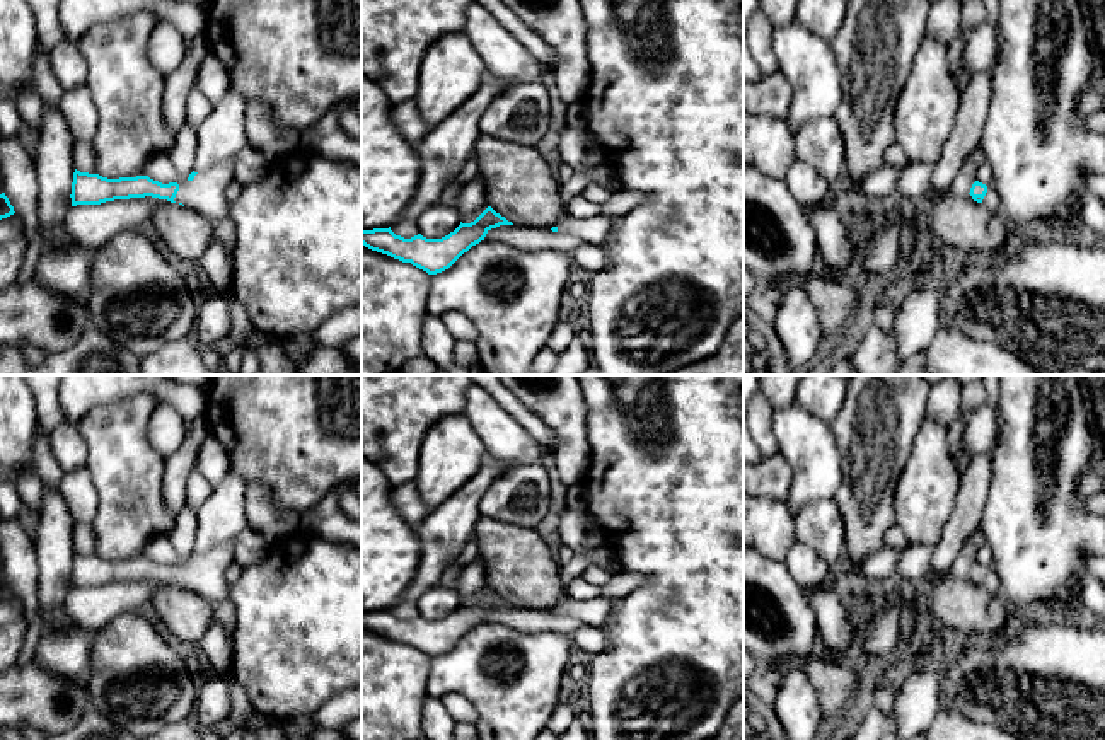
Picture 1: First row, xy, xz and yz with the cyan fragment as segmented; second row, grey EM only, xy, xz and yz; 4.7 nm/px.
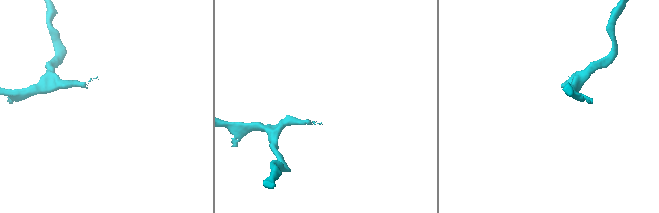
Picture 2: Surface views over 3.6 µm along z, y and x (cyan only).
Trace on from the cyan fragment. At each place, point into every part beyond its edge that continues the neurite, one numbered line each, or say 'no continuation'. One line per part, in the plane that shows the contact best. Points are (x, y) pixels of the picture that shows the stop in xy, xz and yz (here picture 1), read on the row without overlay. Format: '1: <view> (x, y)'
1: xy (205, 575)

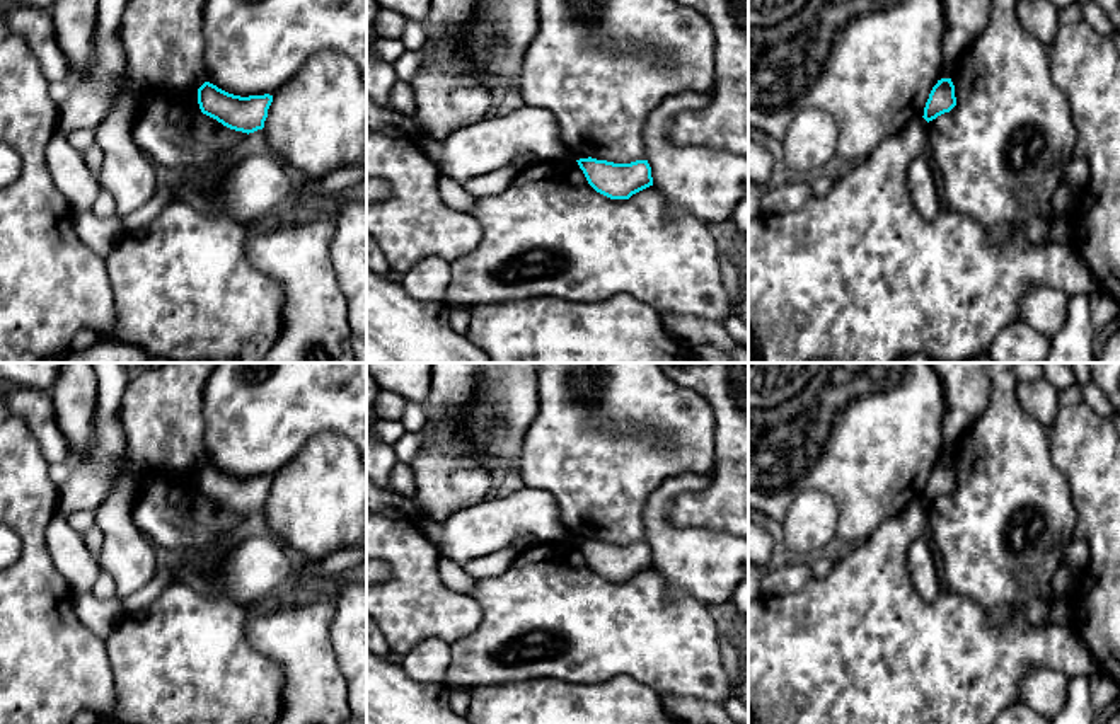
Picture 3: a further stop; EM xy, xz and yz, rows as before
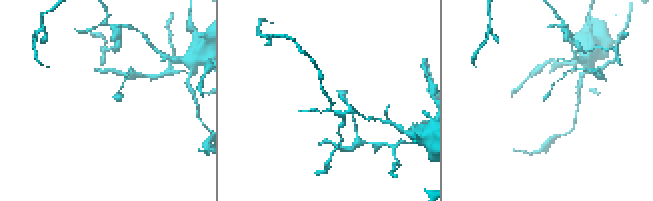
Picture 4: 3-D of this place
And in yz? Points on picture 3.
no continuation

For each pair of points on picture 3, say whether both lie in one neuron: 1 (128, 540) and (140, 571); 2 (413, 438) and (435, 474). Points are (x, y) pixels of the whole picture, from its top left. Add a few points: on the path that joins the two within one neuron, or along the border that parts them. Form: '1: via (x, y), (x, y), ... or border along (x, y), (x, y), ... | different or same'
1: via (128, 547), (128, 557), (133, 564) | same
2: border along (423, 428), (425, 445), (411, 465) | different

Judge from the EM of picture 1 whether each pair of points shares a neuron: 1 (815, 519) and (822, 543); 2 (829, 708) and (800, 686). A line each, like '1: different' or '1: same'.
1: same
2: different

